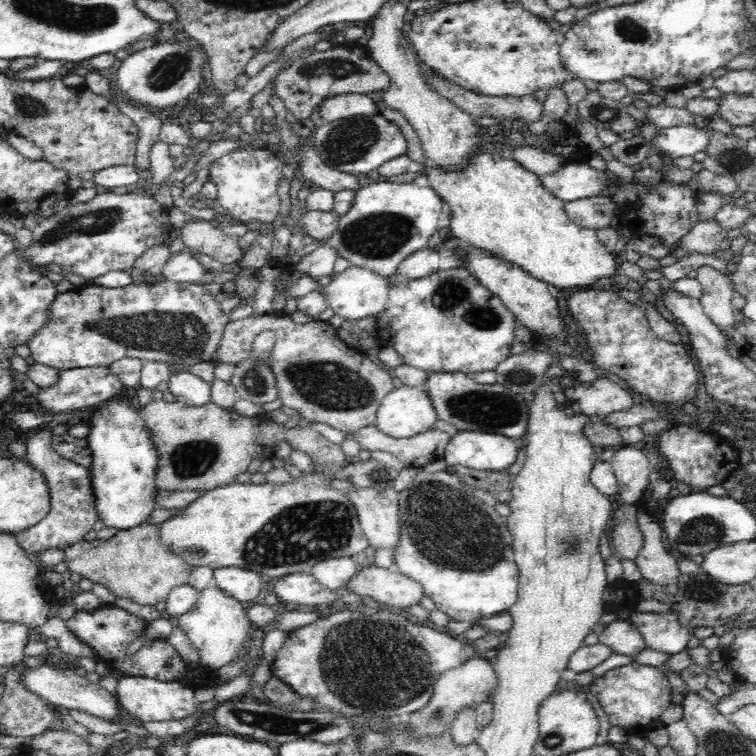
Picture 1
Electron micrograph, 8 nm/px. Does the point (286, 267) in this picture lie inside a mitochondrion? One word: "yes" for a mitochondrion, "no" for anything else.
no

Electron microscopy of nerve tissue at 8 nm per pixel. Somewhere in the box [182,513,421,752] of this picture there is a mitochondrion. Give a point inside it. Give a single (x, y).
(274, 723)

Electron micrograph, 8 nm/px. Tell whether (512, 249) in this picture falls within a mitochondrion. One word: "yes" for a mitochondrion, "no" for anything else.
no

